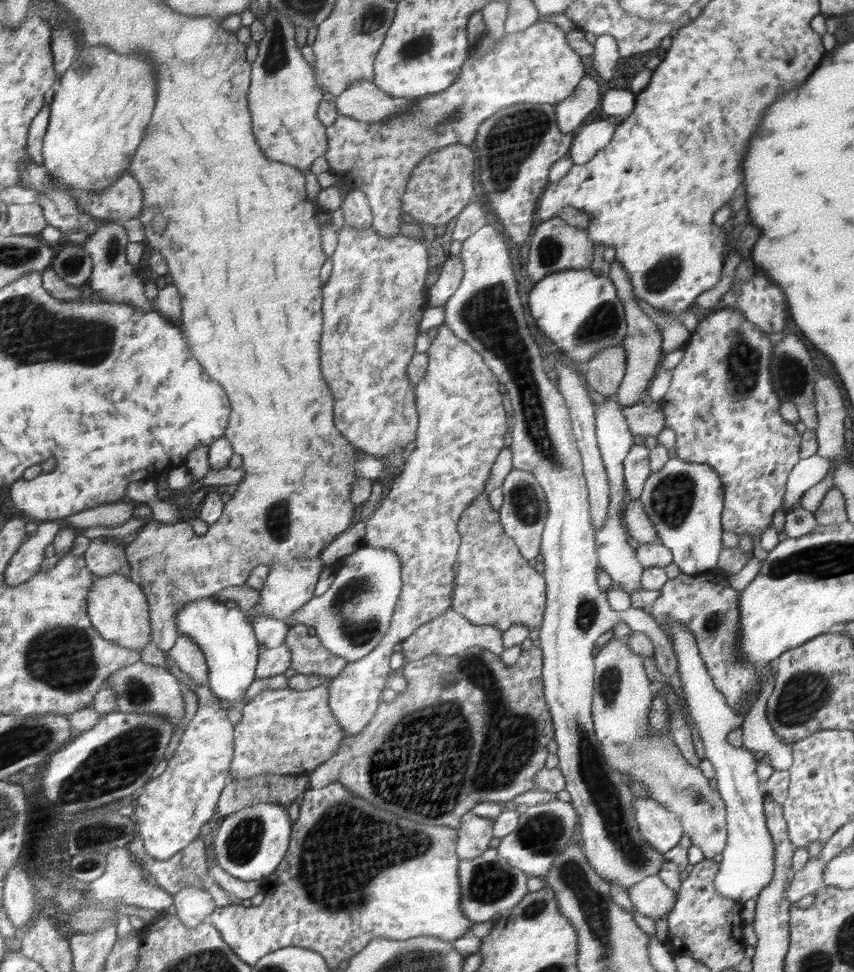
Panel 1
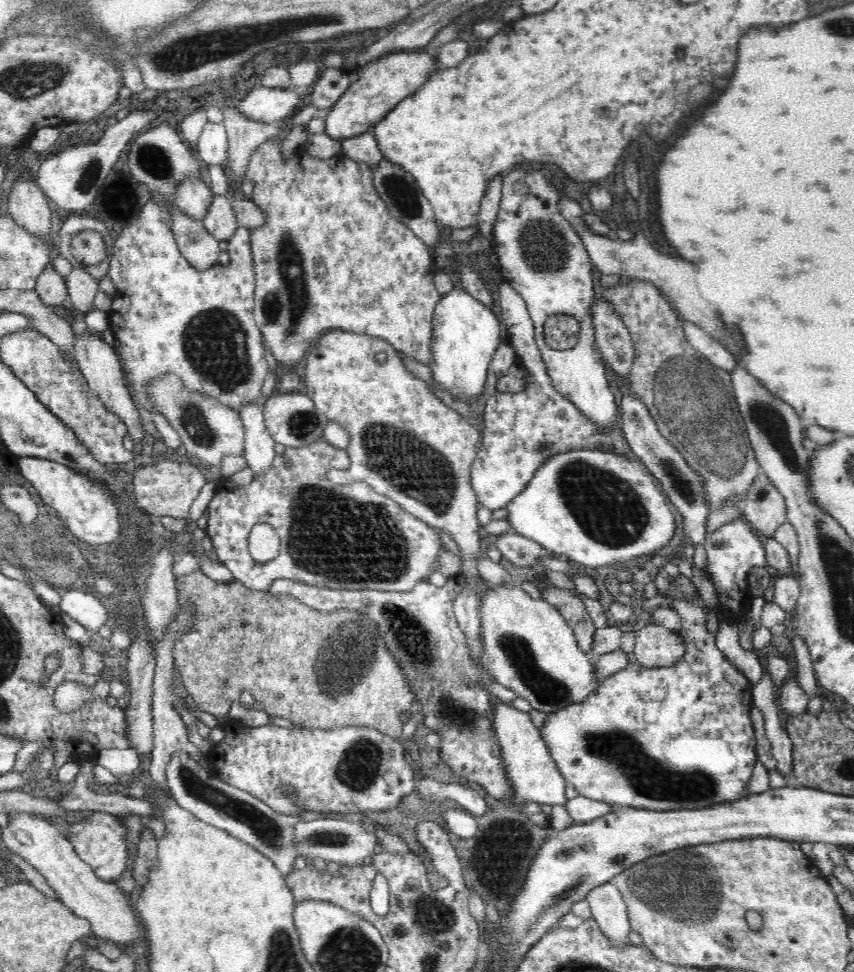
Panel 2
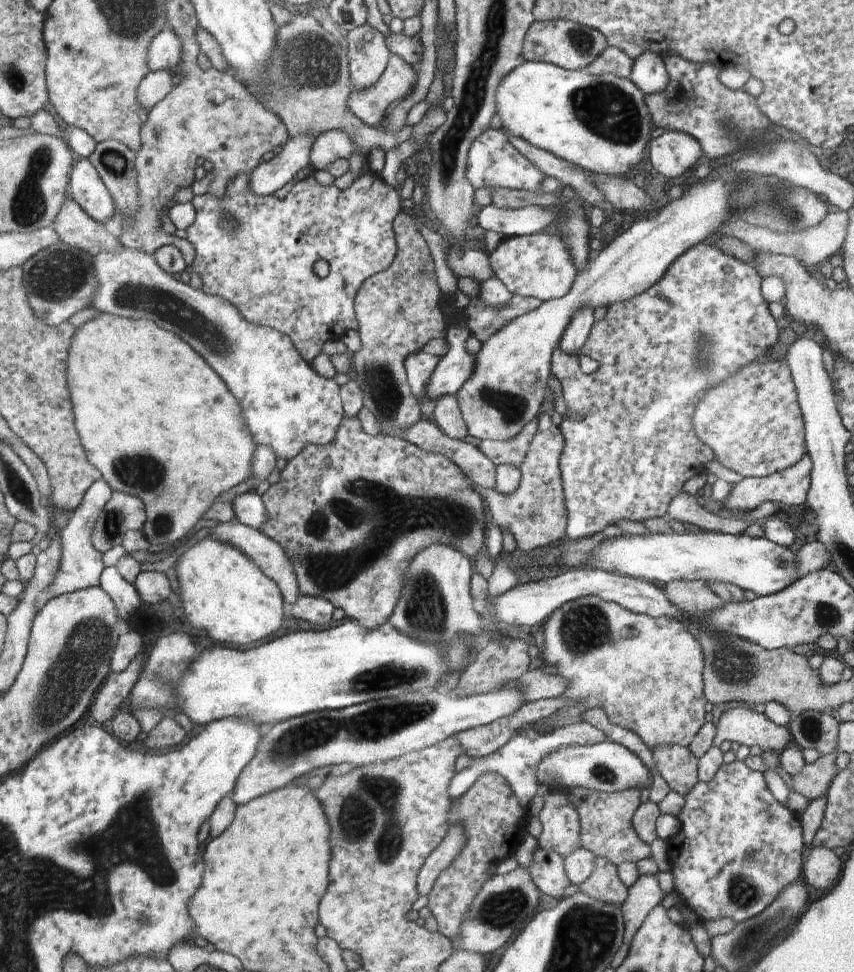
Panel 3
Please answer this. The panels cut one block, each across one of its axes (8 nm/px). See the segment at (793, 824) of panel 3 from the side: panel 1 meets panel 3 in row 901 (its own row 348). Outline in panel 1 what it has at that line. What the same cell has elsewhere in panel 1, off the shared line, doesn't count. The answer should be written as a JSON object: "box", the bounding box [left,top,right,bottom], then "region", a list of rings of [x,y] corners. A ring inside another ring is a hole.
{"box":[661,306,802,538],"region":[[[731,306],[712,312],[698,323],[681,348],[684,356],[669,372],[671,383],[661,399],[666,414],[665,428],[676,431],[676,454],[692,463],[708,463],[720,473],[720,481],[724,483],[724,489],[728,489],[724,498],[724,531],[730,530],[738,536],[746,533],[751,538],[756,534],[761,536],[764,528],[772,522],[772,514],[782,508],[786,478],[798,462],[798,452],[802,452],[800,434],[780,416],[782,402],[772,387],[774,344],[755,323],[749,322],[742,311]]]}

